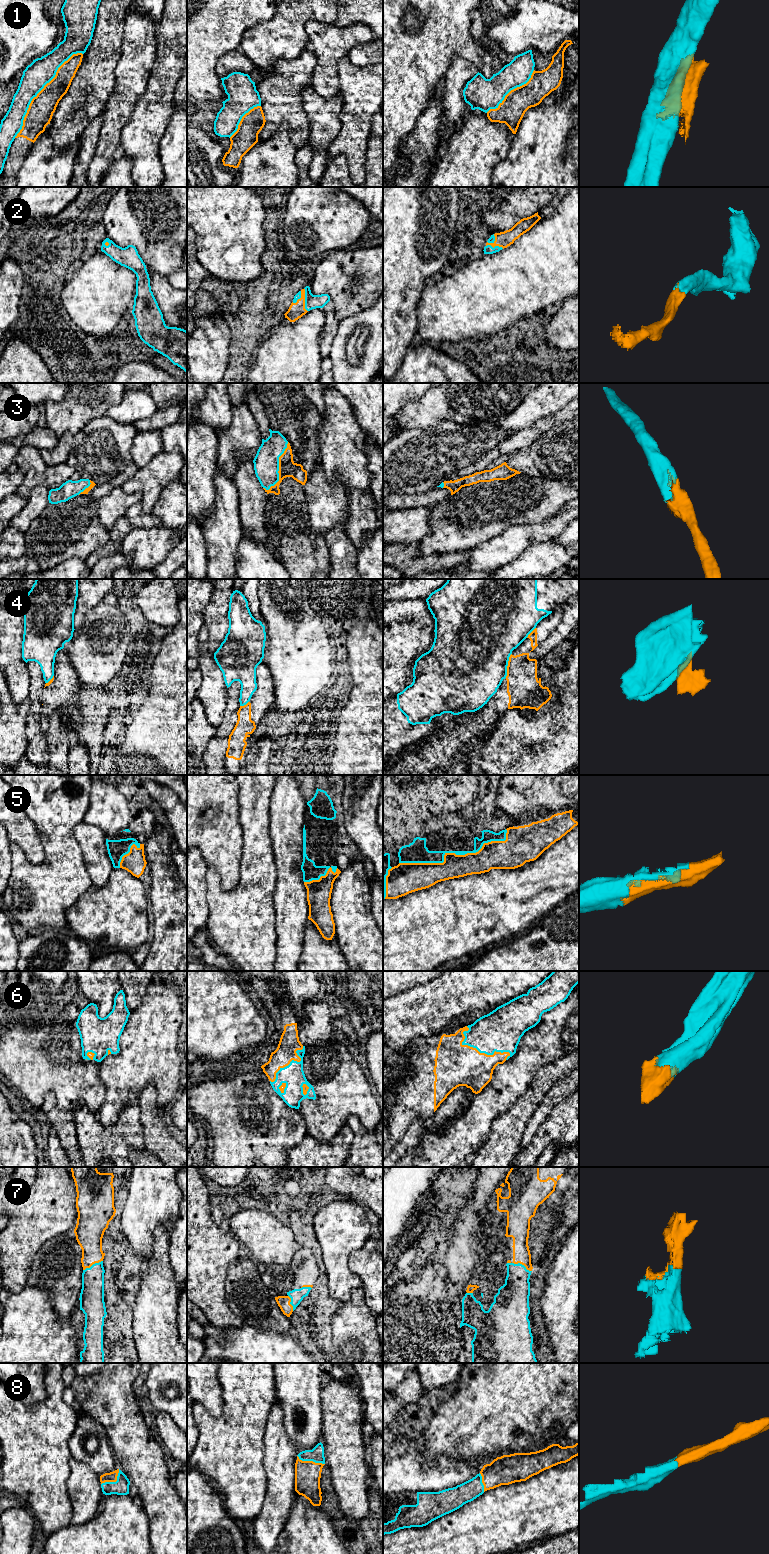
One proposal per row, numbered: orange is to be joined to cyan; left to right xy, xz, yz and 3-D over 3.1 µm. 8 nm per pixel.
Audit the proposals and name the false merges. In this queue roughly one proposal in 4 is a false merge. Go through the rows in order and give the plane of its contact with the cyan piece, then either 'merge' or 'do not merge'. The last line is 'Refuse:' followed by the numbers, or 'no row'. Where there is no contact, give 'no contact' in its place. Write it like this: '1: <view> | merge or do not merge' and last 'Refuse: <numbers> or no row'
1: xy | do not merge
2: yz | merge
3: xz | merge
4: yz | do not merge
5: yz | merge
6: yz | merge
7: yz | merge
8: xz | merge
Refuse: 1, 4

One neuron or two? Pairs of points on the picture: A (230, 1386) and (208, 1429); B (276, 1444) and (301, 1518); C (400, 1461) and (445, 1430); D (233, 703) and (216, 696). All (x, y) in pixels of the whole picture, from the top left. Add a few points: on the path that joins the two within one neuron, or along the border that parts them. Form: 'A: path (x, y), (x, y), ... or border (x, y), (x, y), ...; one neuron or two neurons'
A: path (233, 1400), (233, 1419), (222, 1429); one neuron
B: path (279, 1462), (280, 1491), (289, 1500); one neuron
C: border (413, 1447), (424, 1470), (436, 1463); two neurons
D: border (227, 688), (226, 707), (223, 720), (220, 723); two neurons

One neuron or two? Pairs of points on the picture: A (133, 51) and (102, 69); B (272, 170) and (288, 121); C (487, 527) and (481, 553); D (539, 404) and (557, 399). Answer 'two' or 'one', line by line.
A: two
B: two
C: two
D: one

